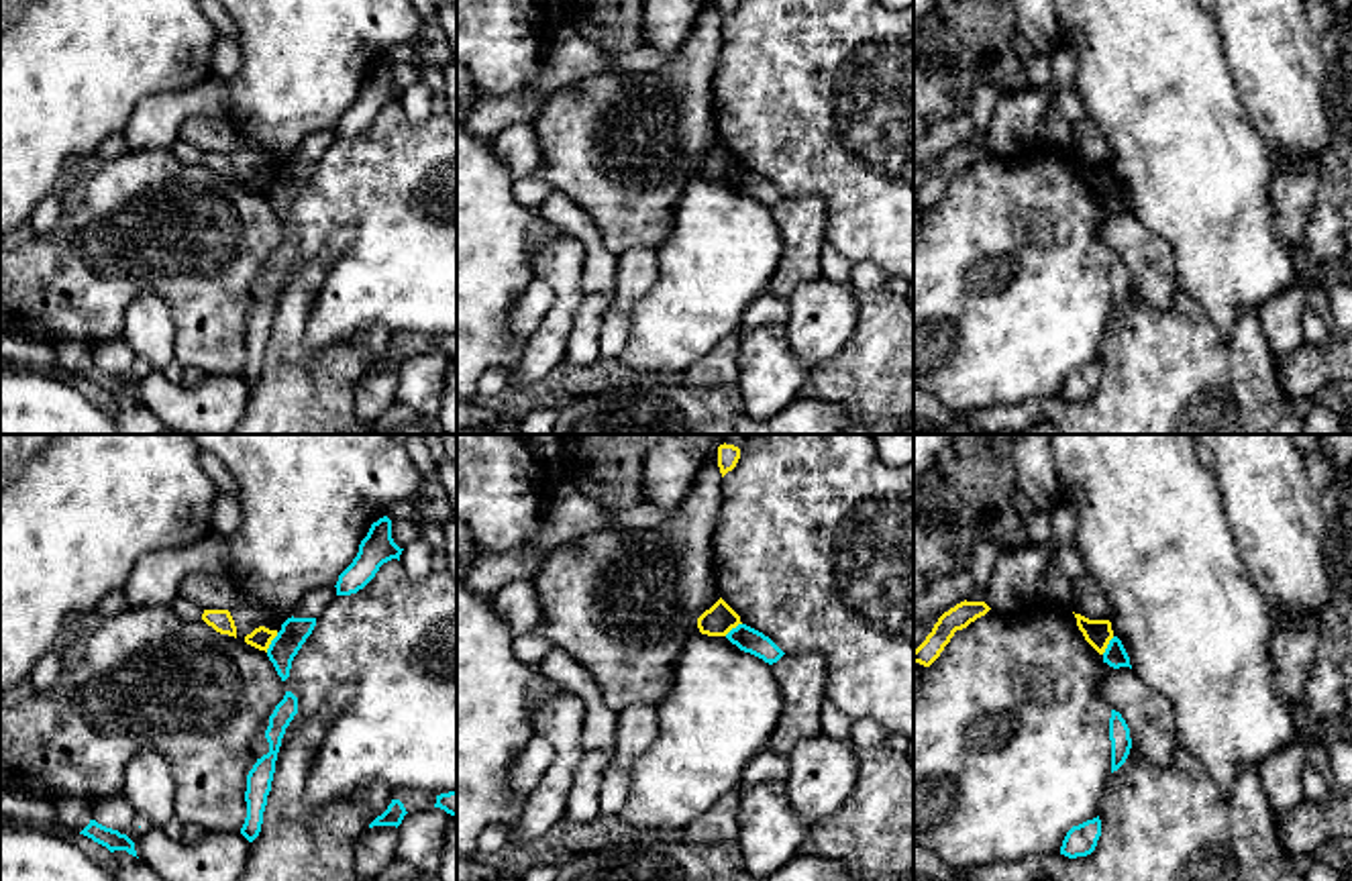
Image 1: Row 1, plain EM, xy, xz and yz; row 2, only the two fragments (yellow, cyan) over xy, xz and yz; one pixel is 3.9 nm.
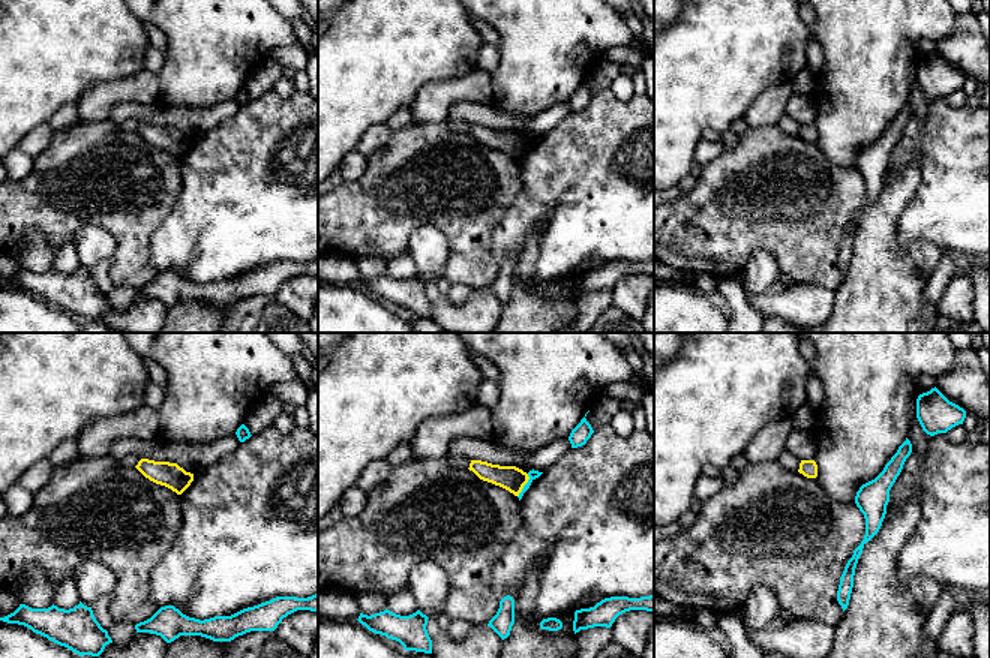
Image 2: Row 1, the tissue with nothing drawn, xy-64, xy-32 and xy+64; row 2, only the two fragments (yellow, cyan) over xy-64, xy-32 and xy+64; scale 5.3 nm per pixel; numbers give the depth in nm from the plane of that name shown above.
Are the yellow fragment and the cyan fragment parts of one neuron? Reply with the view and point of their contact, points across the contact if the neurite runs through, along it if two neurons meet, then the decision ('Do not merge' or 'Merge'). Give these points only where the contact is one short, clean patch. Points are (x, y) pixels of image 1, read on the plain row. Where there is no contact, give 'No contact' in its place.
Touches yellow at xy (270, 186). Boundary: xy (278, 176), (266, 194). Do not merge

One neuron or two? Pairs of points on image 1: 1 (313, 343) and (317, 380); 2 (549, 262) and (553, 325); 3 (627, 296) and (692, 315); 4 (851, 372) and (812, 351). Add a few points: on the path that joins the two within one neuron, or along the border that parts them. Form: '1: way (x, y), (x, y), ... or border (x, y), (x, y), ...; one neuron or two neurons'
1: border (357, 331), (325, 351), (306, 353), (300, 347); two neurons
2: way (561, 278), (561, 308); one neuron
3: border (655, 253), (657, 280), (635, 302), (625, 345); two neurons
4: border (855, 321), (853, 335), (810, 370); two neurons

